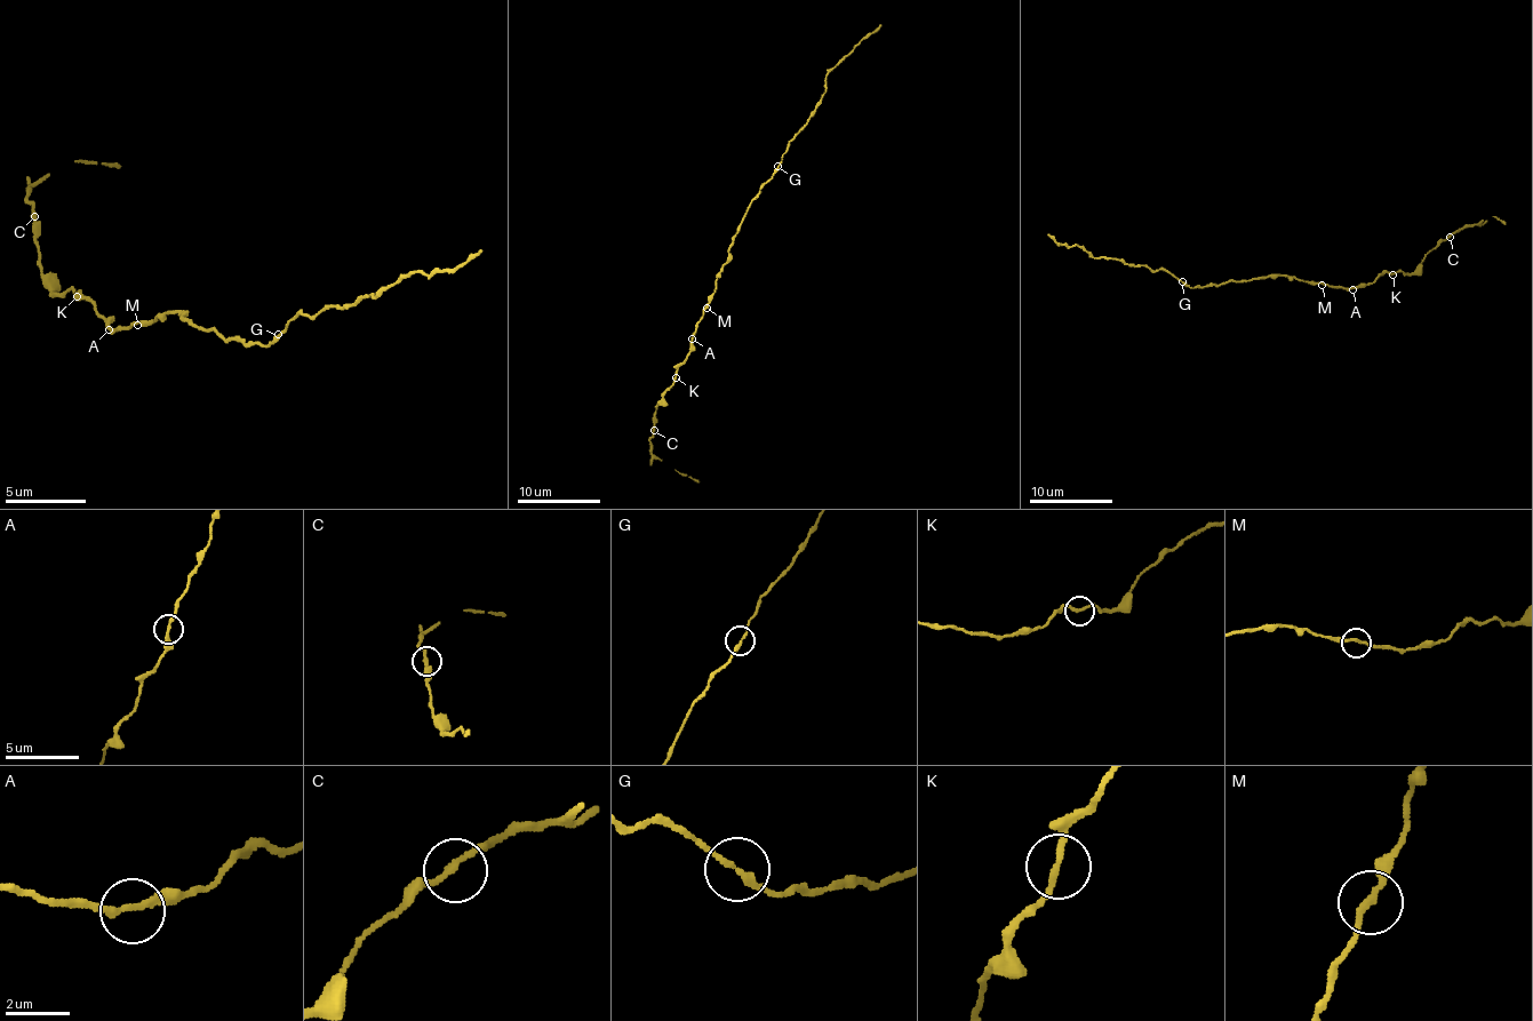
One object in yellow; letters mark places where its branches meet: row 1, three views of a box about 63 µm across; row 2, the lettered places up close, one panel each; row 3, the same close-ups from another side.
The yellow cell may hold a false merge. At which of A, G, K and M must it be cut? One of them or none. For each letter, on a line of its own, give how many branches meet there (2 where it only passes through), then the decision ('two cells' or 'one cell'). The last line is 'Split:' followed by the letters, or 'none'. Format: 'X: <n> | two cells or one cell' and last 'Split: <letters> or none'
A: 2 | one cell
G: 2 | one cell
K: 2 | one cell
M: 2 | one cell
Split: none

